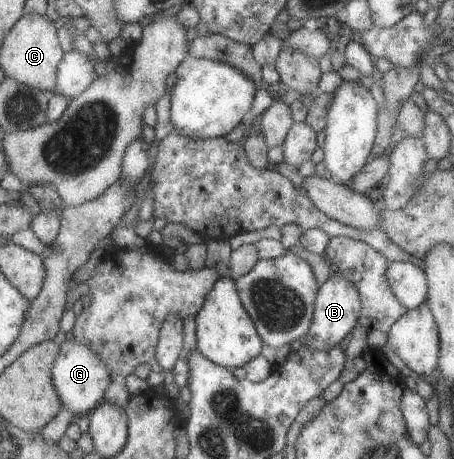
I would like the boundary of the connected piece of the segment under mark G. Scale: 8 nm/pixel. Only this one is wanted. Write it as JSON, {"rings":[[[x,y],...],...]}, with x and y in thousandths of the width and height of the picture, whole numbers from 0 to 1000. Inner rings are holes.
{"rings":[[[156,734],[137,749],[134,765],[117,802],[123,850],[139,876],[139,889],[156,893],[172,911],[205,898],[231,871],[231,858],[249,826],[244,806],[222,773],[200,758],[170,747]]]}

